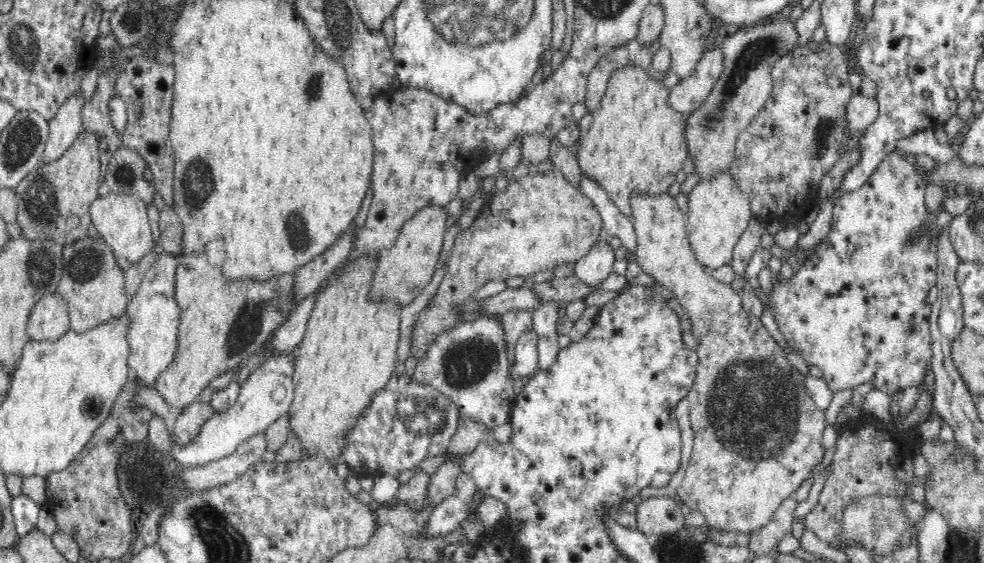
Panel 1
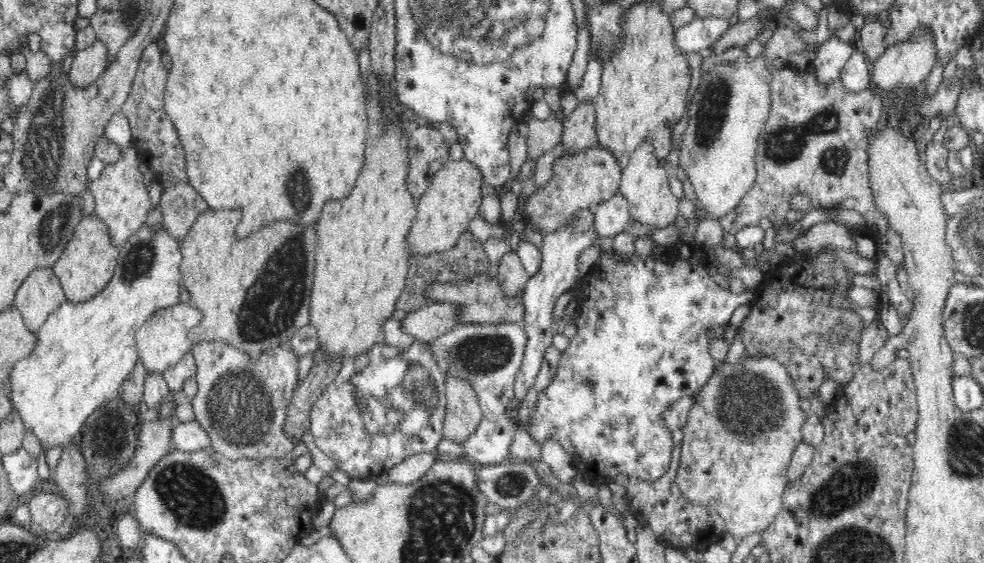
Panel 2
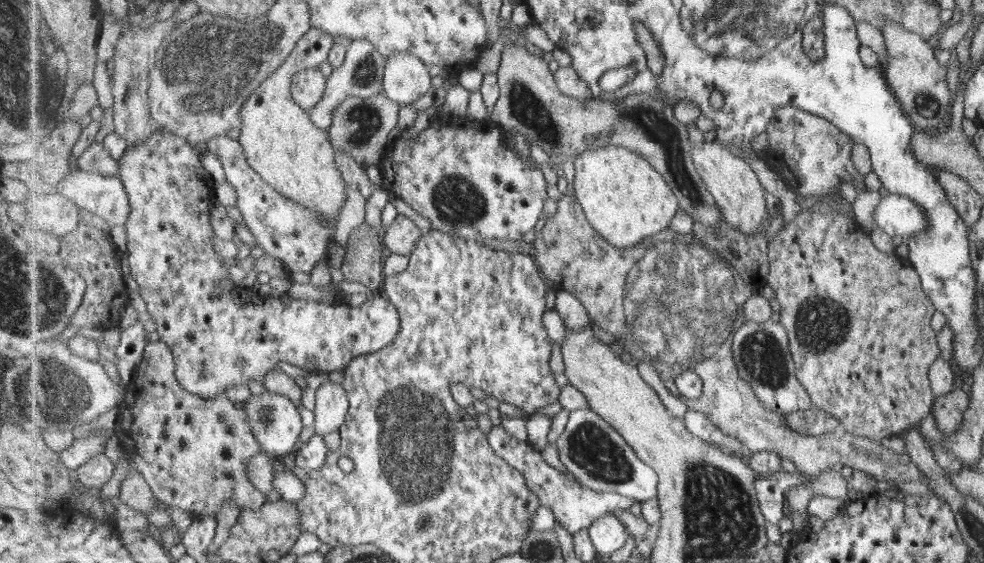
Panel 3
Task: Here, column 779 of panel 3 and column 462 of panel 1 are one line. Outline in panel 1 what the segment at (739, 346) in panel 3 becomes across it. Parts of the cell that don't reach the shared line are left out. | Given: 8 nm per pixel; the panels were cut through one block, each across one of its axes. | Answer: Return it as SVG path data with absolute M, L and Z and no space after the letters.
M488 317L478 318L474 321L457 321L450 327L436 332L436 338L428 342L424 348L424 354L416 361L416 368L413 378L416 382L427 383L436 388L441 394L452 399L452 403L458 408L460 414L482 422L488 430L493 430L498 426L510 423L512 413L515 409L512 402L517 396L513 390L513 379L511 378L511 357L507 353L510 350L507 344L507 335L504 332L503 324L495 322Z

